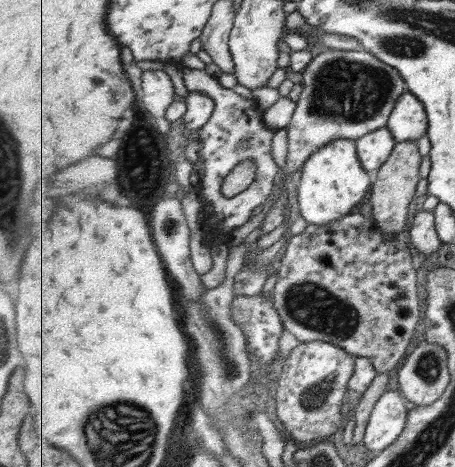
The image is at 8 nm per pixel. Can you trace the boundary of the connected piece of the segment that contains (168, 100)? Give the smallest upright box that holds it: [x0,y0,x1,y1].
[141,70,175,135]

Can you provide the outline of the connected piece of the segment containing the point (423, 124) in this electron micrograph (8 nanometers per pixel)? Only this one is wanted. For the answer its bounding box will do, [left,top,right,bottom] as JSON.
[387,90,430,142]

